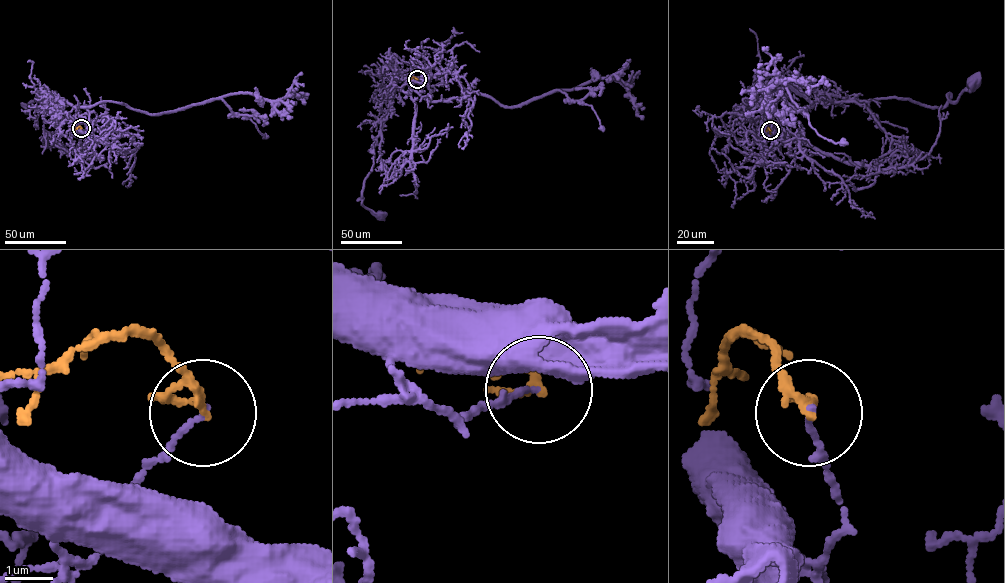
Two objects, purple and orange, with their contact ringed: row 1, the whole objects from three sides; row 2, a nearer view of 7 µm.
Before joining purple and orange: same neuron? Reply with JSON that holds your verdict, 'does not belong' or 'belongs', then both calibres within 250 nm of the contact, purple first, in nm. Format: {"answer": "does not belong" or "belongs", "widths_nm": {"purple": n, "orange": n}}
{"answer": "does not belong", "widths_nm": {"purple": 120, "orange": 130}}

